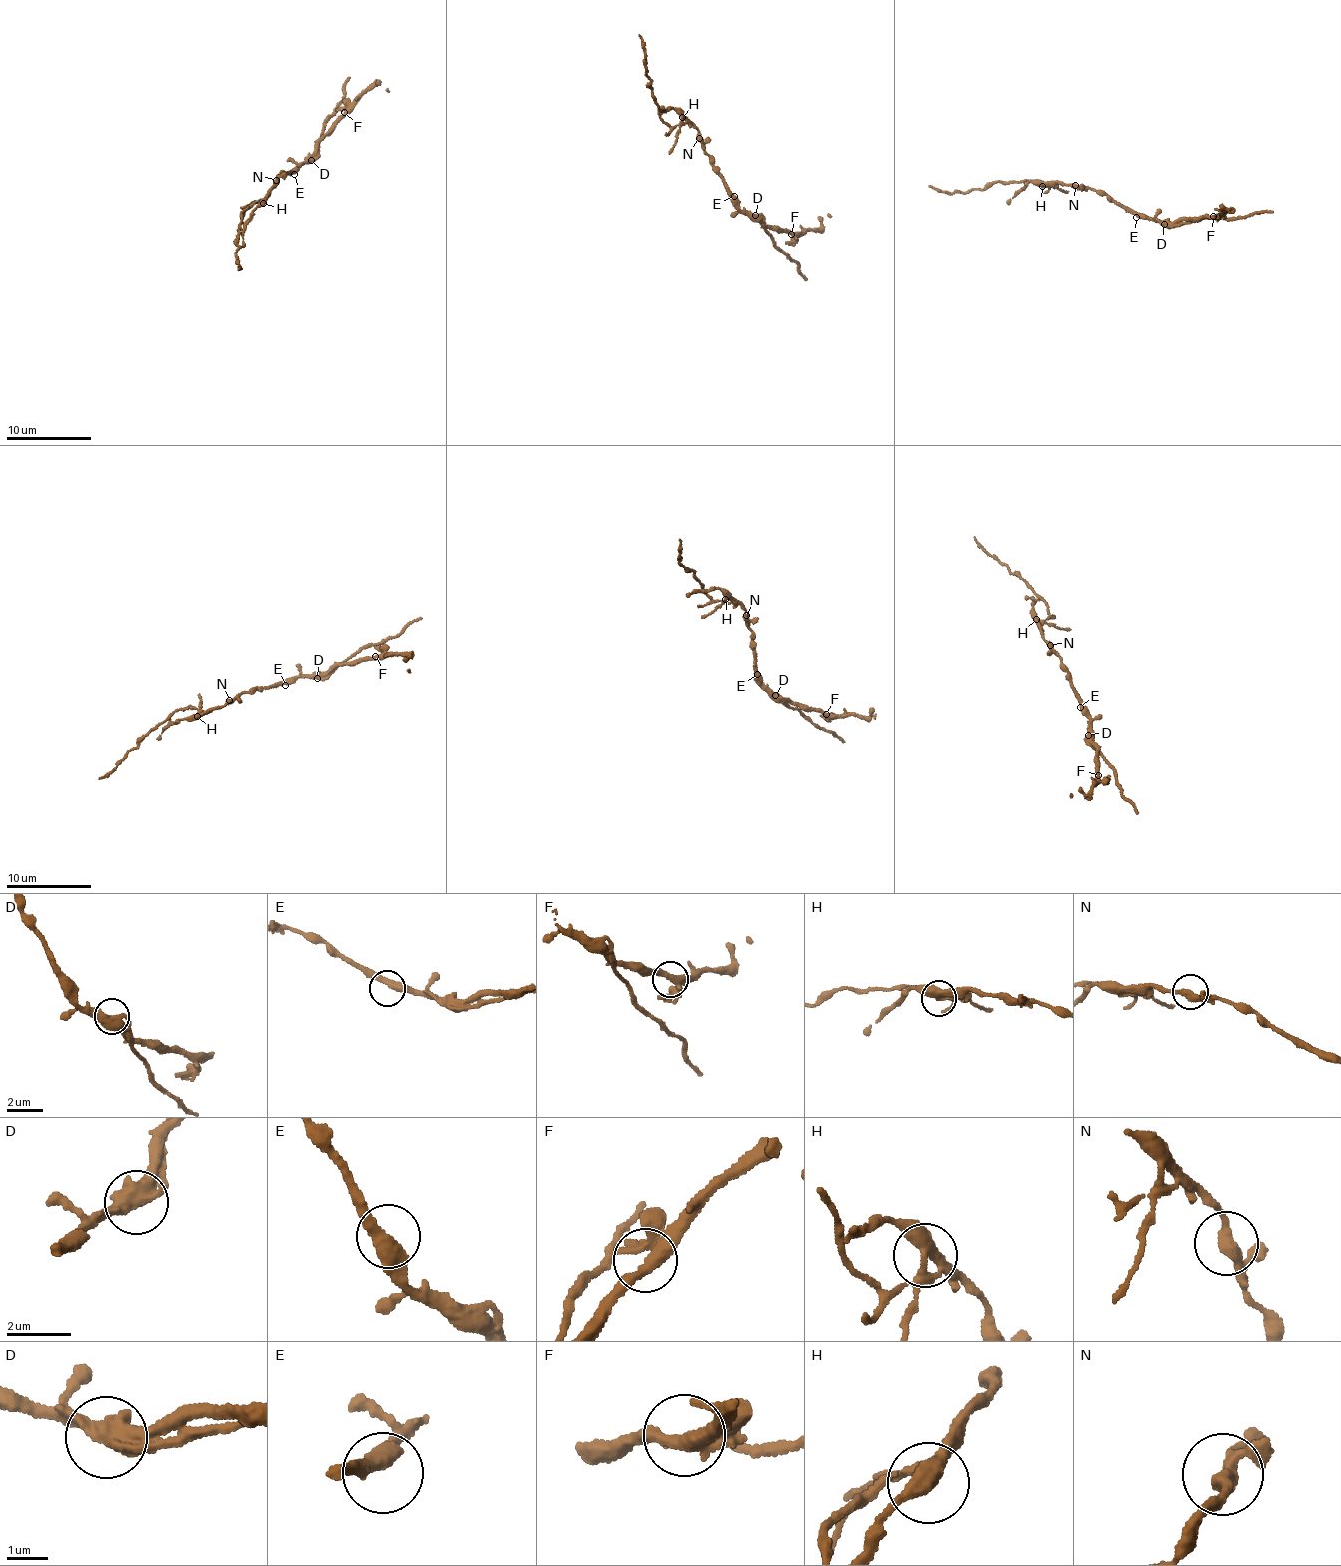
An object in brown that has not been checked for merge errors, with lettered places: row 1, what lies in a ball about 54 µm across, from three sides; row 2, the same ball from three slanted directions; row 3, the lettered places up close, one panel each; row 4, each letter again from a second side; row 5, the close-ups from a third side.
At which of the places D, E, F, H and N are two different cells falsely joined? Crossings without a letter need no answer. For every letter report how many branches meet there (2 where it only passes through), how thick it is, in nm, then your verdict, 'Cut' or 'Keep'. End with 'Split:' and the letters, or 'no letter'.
D: Branches: 2. Thickness 550 nm. Cut
E: Branches: 2. Thickness 440 nm. Keep
F: Branches: 2. Thickness 400 nm. Keep
H: Branches: 4. Thickness 360 nm. Cut
N: Branches: 3. Thickness 280 nm. Keep
Split: D, H

